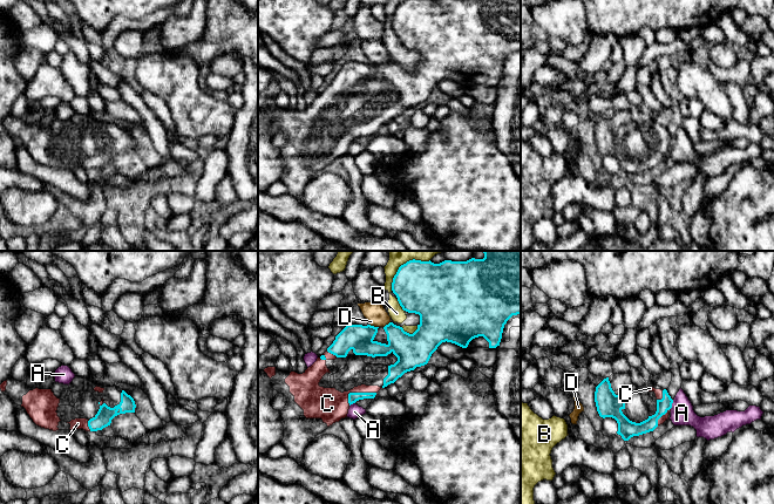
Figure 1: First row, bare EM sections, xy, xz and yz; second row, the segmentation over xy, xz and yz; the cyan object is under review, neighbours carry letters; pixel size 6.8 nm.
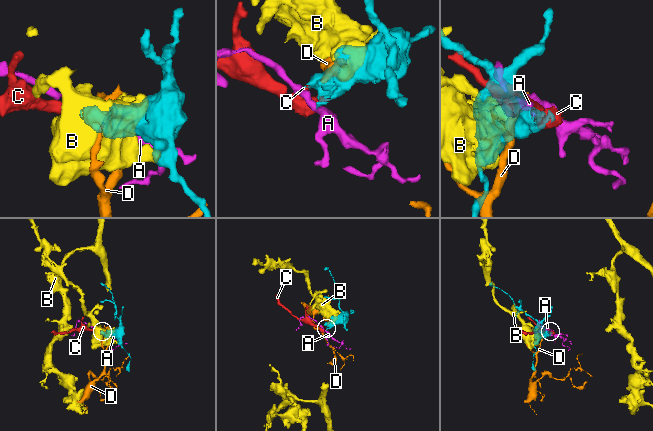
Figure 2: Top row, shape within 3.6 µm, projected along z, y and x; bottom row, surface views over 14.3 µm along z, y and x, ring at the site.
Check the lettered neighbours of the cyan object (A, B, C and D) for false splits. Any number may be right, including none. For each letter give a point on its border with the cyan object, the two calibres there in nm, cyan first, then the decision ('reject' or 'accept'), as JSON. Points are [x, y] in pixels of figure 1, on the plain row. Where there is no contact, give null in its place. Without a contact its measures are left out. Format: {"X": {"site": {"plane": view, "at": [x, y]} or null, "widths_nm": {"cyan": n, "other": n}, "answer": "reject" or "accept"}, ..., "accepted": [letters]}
{"A": {"site": {"plane": "yz", "at": [671, 142]}, "widths_nm": {"cyan": 90, "other": 160}, "answer": "reject"}, "B": {"site": {"plane": "xz", "at": [394, 13]}, "widths_nm": {"cyan": 360, "other": 100}, "answer": "reject"}, "C": {"site": {"plane": "xz", "at": [358, 130]}, "widths_nm": {"cyan": 70, "other": 220}, "answer": "accept"}, "D": {"site": {"plane": "xz", "at": [373, 63]}, "widths_nm": {"cyan": 180, "other": 140}, "answer": "reject"}, "accepted": ["C"]}

